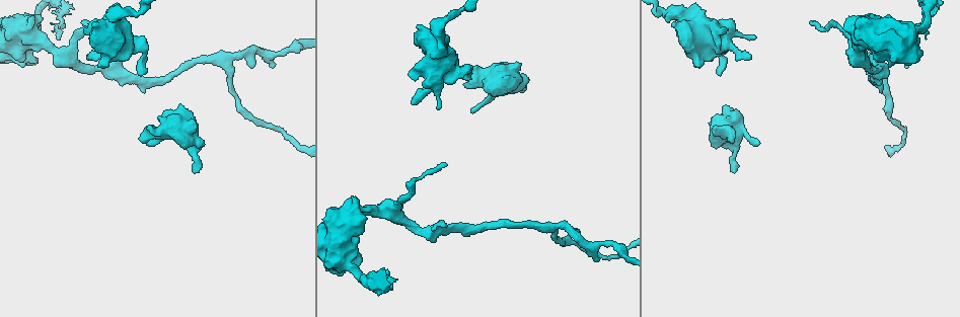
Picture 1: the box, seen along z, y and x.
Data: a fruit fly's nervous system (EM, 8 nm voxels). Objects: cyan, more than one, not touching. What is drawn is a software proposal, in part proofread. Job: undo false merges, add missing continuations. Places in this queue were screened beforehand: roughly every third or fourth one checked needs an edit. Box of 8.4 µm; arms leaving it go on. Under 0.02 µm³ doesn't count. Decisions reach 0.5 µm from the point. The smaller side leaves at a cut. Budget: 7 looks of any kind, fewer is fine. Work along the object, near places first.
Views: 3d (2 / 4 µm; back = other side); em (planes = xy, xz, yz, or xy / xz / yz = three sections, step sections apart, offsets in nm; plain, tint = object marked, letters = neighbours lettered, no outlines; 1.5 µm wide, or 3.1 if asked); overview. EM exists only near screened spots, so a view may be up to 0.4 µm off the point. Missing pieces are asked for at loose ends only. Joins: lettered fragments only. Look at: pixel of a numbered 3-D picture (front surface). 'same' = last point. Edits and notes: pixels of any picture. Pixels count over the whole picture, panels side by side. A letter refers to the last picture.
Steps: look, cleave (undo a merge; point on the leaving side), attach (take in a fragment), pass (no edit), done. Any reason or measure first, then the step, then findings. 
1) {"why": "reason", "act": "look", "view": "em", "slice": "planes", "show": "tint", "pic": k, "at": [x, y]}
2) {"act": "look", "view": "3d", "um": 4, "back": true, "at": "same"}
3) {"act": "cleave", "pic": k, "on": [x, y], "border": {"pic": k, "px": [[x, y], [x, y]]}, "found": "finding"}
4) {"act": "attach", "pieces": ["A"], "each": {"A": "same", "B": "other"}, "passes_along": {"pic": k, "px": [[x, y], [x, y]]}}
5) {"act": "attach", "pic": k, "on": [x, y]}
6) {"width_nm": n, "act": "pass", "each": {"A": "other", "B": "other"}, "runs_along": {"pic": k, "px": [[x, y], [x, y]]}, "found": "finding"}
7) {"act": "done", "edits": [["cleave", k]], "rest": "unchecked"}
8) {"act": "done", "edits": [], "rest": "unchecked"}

{"why": "free end", "act": "look", "view": "em", "slice": "planes", "show": "plain", "pic": 1, "at": [350, 197]}

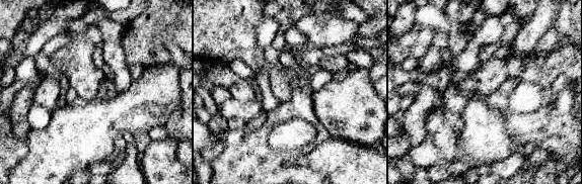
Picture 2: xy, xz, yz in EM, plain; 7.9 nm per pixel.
{"why": "see the neighbours", "act": "look", "view": "em", "slice": "planes", "show": "letters", "at": "same"}

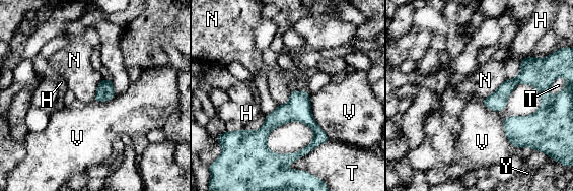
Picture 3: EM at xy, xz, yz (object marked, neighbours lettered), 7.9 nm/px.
{"longest_contact_nm": ["T", 400], "act": "pass", "each": {"H": "other", "N": "other", "T": "other", "V": "other", "Y": "other"}, "runs_along": {"pic": 3, "px": [[531, 62], [543, 106], [517, 144]]}, "found": "no lettered fragment goes on from it"}

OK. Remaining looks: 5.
{"why": "an open end", "act": "look", "view": "em", "slice": "yz", "step": 4, "show": "letters", "pic": 1, "at": [98, 67]}

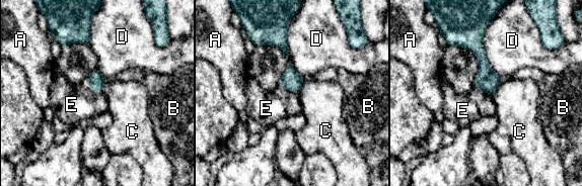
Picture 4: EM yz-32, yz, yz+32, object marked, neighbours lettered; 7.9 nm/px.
{"act": "attach", "pic": 4, "on": [71, 104], "each": {"A": "other", "B": "other", "C": "other", "D": "other", "E": "same"}, "found": "it goes on there"}

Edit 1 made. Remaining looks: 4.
{"act": "done", "edits": [["attach", 4]], "rest": "unchecked"}

